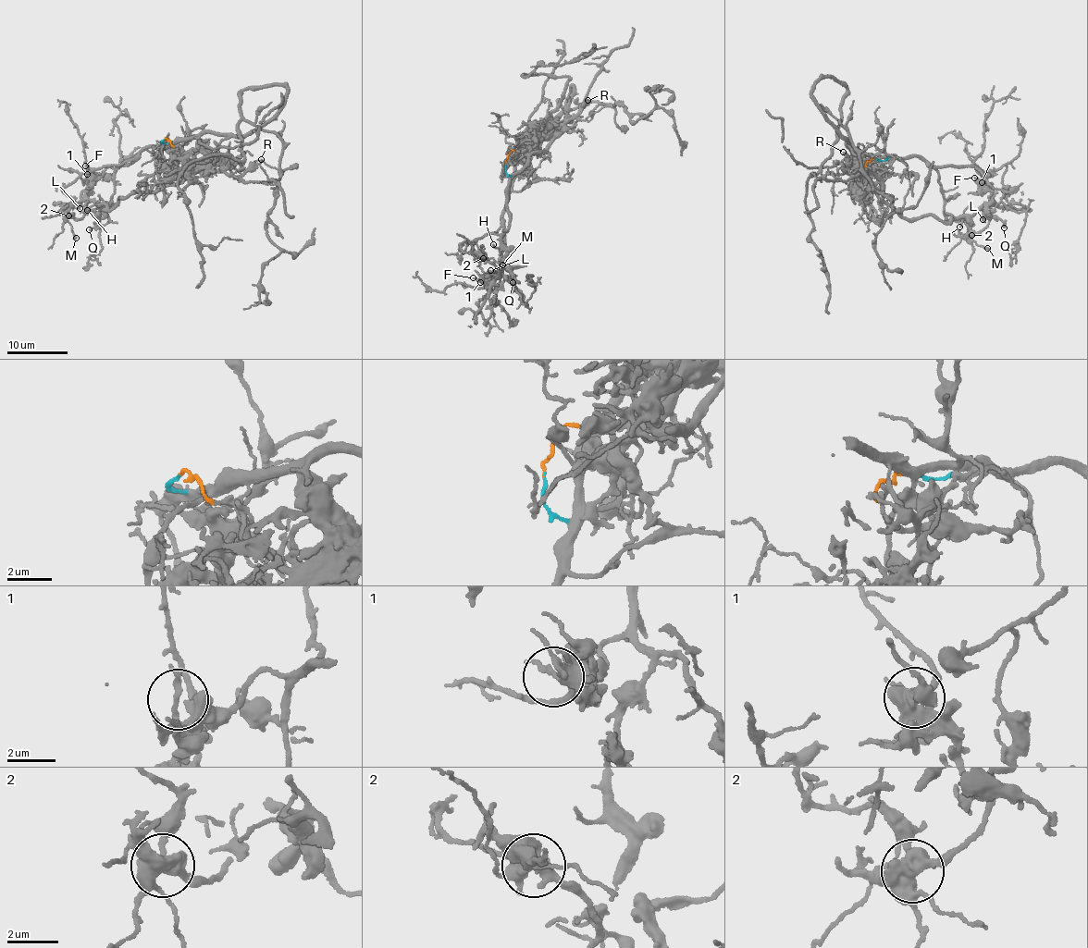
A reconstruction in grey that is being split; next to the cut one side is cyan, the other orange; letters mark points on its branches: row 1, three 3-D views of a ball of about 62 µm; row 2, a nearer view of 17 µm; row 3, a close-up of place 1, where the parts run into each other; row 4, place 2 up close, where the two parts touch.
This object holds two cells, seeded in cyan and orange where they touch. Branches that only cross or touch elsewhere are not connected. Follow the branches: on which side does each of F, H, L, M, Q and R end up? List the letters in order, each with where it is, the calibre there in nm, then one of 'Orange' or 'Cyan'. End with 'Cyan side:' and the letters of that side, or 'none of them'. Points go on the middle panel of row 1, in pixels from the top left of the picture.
F: Place: (473, 277). Thickness 160 nm. Orange
H: Place: (493, 244). Thickness 140 nm. Orange
L: Place: (490, 270). Thickness 150 nm. Orange
M: Place: (502, 264). Thickness 160 nm. Cyan
Q: Place: (513, 282). Thickness 190 nm. Orange
R: Place: (587, 100). Thickness 160 nm. Orange
Cyan side: M

